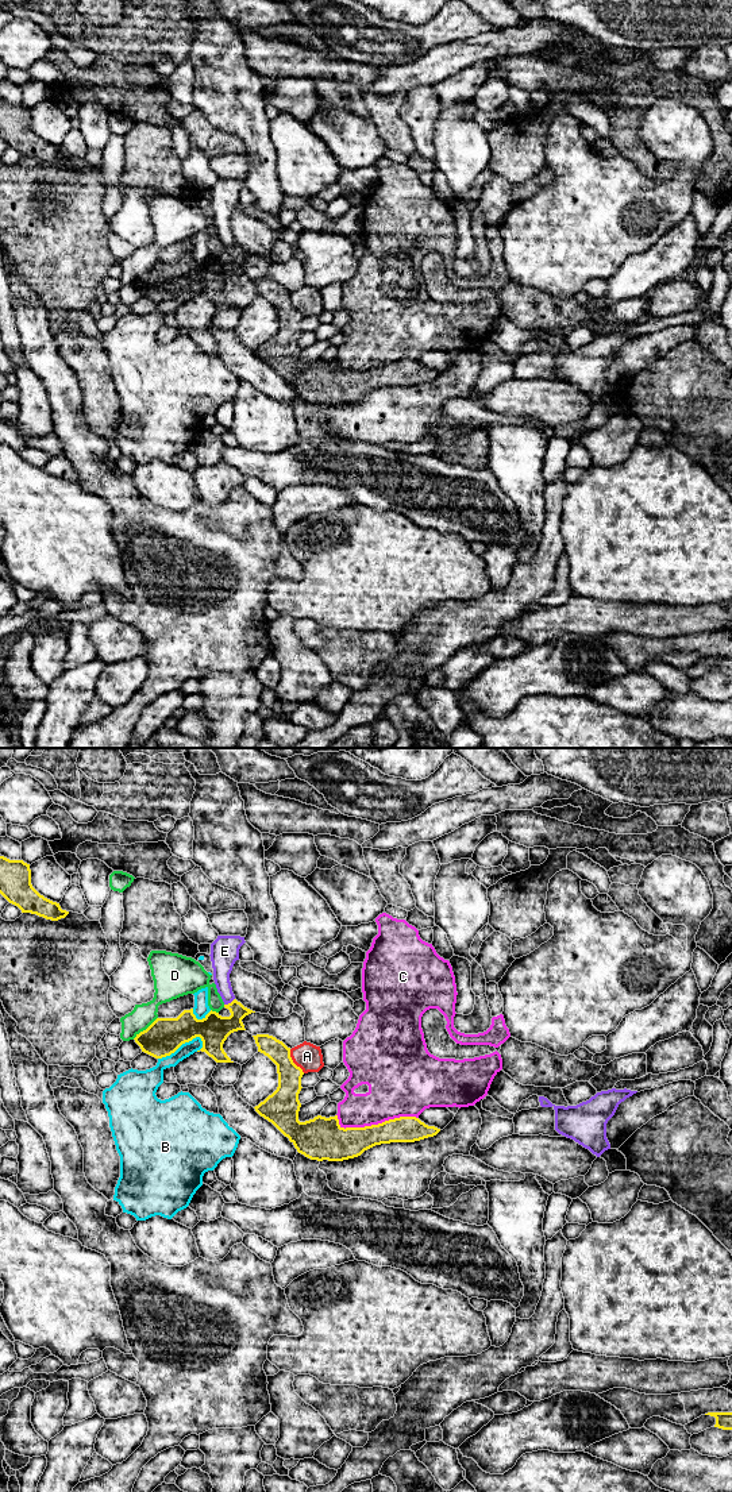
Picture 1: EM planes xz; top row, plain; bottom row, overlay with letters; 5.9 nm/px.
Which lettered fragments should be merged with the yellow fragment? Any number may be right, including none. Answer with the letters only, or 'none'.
none

